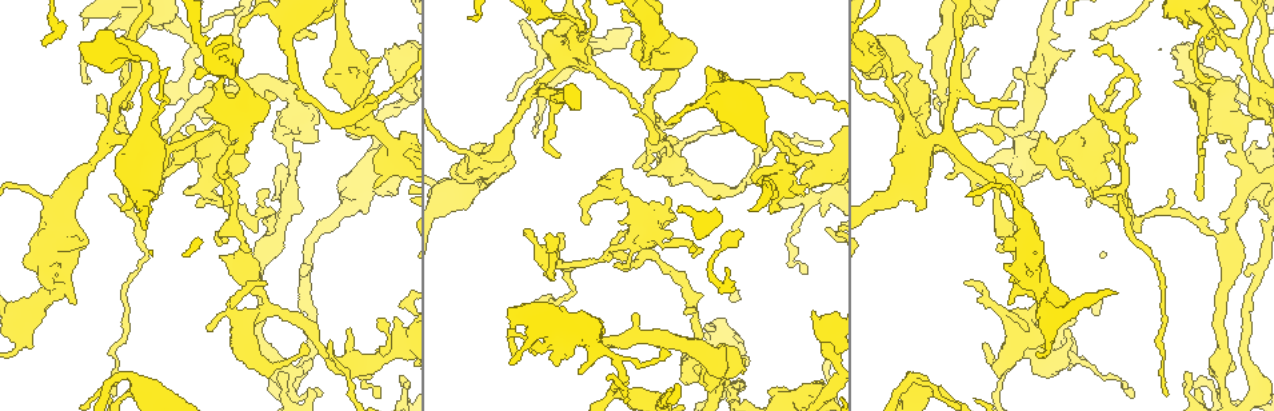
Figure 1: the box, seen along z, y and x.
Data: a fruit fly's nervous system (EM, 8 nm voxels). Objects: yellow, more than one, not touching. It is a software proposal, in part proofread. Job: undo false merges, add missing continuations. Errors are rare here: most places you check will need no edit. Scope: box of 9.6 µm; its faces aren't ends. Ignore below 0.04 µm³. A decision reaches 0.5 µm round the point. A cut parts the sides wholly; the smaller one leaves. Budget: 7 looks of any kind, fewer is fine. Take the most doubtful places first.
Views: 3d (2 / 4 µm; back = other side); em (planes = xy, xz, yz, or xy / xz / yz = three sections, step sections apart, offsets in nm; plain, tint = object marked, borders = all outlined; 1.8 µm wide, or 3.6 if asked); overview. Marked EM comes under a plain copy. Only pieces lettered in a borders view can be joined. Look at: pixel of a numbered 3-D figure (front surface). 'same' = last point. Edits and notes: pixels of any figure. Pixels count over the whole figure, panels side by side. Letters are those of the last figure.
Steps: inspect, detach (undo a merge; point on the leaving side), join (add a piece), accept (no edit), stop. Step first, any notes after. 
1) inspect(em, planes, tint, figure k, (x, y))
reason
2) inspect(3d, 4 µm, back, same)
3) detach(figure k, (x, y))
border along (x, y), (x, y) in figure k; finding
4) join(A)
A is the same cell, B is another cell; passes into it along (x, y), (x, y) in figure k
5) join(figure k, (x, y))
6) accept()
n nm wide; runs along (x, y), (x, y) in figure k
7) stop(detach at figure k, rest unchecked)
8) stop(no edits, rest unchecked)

inspect(em, planes, tint, figure 1, (575, 46))
branch point

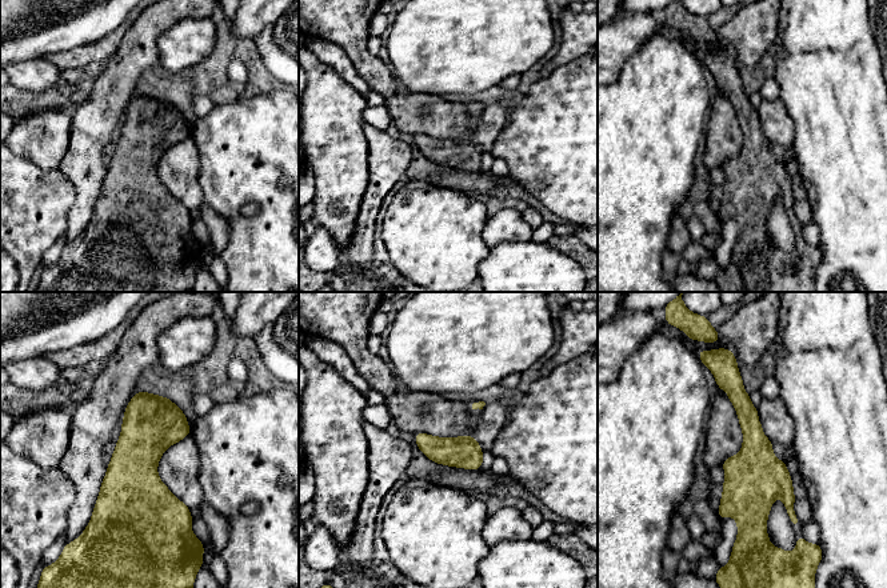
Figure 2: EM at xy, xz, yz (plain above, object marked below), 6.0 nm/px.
inspect(em, planes, borders, same)

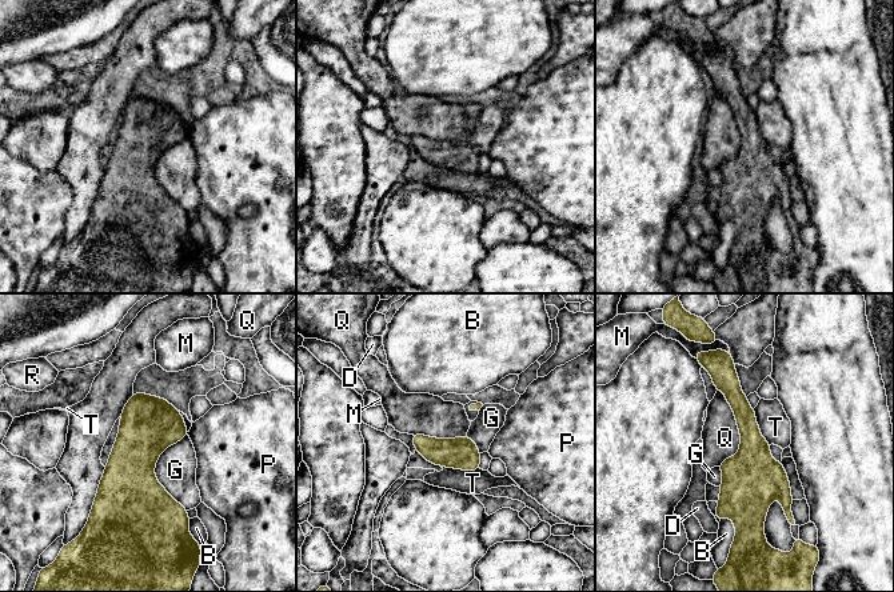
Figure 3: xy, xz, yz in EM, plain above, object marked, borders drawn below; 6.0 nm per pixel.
accept()
190 nm wide; B, D, G, M, P, Q, R and T are other cells; border along (717, 390), (739, 432), (719, 466) in figure 3; one neuron here

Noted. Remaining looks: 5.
inspect(em, yz, step 4, tint, figure 1, (464, 192))
a fork

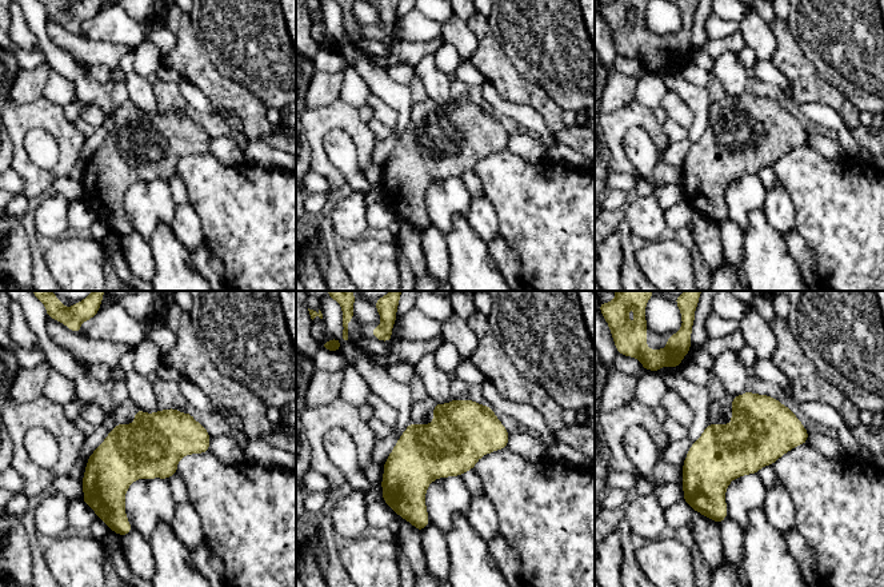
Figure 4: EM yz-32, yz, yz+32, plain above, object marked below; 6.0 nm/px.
inspect(em, planes, borders, same)
another direction

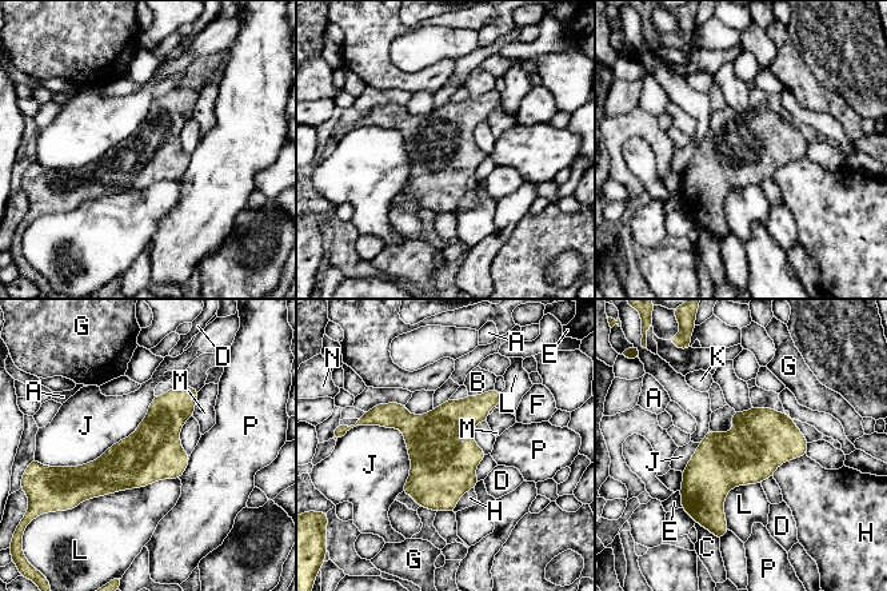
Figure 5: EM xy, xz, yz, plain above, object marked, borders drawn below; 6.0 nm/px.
accept()
A, B, C, D, E, F, G, H, J, K, L, M, N and P are other cells; border along (156, 396), (98, 458), (56, 467) in figure 5; all the same neuron

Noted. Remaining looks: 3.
inspect(em, planes, tint, figure 1, (916, 211))

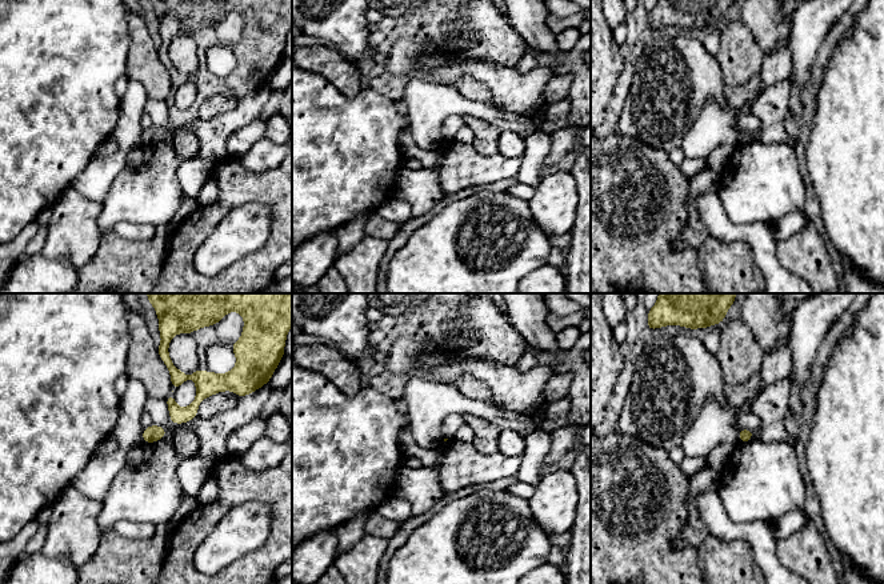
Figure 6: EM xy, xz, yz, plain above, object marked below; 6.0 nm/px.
inspect(em, planes, borders, same)

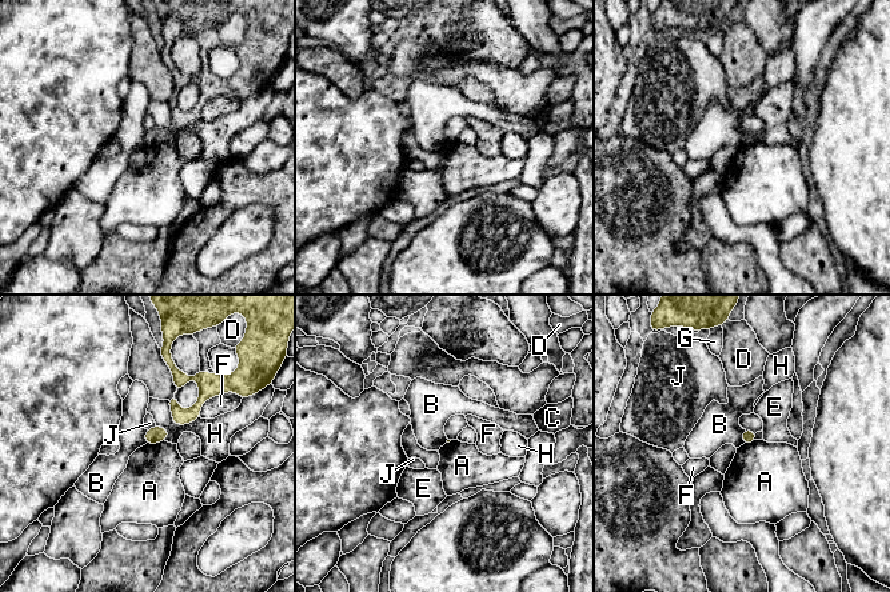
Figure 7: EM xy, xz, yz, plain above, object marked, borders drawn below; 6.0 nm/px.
accept()
A, B, C, D, E, F, G, H and J are other cells; border along (164, 439), (146, 444) in figure 7; no lettered piece goes on from it

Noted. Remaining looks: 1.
stop(no edits, rest unchecked)

